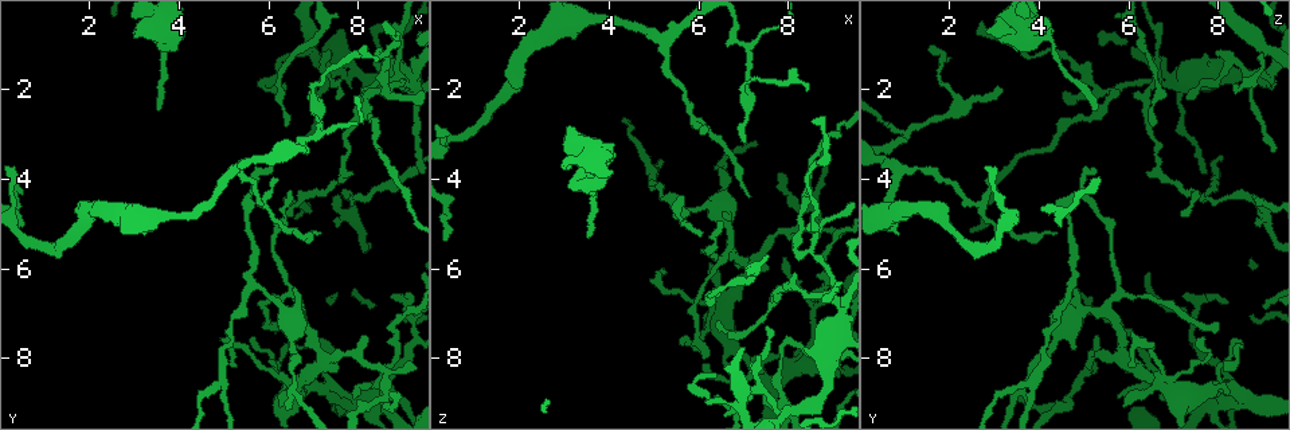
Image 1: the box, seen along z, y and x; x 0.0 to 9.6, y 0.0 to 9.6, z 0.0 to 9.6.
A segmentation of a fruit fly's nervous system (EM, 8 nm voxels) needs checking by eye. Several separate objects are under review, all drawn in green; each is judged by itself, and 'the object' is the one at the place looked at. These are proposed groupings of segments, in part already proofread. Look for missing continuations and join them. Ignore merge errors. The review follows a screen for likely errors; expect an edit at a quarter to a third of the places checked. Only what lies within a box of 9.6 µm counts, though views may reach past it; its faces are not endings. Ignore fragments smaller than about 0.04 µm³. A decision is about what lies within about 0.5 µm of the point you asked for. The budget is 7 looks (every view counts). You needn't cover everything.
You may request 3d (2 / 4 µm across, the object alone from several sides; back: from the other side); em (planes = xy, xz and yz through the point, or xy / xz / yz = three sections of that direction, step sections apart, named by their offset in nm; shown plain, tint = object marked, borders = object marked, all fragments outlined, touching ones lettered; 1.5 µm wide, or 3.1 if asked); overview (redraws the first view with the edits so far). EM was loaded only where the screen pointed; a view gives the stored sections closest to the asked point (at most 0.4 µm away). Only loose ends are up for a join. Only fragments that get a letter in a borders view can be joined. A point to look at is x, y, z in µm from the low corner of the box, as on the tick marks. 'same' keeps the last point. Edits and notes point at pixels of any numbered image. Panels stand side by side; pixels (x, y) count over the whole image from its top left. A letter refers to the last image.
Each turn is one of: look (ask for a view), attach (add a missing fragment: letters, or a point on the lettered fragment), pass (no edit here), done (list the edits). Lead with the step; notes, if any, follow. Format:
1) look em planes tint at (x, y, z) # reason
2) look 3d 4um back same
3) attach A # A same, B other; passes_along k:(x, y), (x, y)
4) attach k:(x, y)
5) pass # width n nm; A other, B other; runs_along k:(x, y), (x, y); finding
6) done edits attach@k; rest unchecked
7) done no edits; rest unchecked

look em xz step 8 tint at (8.45, 1.30, 2.00) # an open end

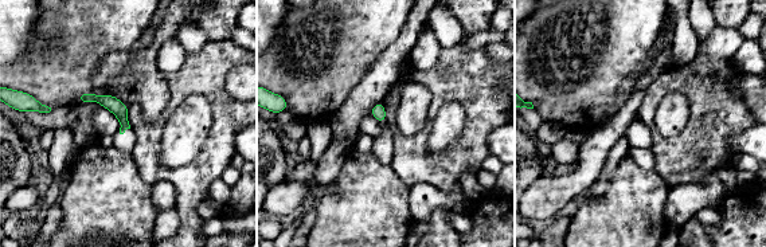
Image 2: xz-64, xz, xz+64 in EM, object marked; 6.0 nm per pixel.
look em planes borders same

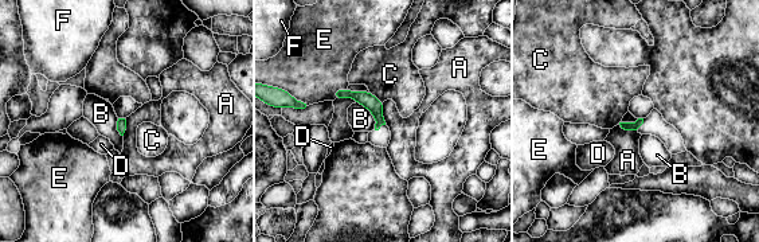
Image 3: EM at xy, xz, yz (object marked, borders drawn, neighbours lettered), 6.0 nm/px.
pass # A other, B other, C other, D other, E other, F other; runs_along 3:(336, 93), (363, 97), (380, 121); no lettered fragment goes on from it

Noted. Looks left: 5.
look em planes borders at (6.10, 3.95, 3.00) # thin end

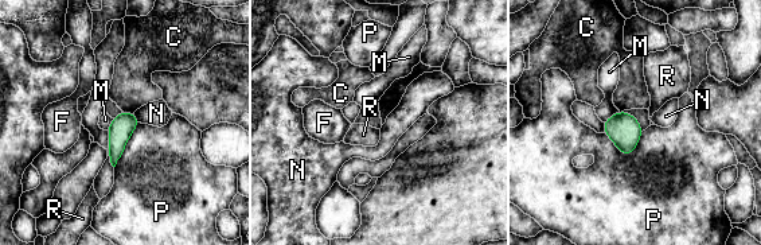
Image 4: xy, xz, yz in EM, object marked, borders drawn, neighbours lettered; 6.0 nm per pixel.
pass # C other, F other, M other, N other, P other, R other; border 4:(123, 111), (133, 113); none of them fits

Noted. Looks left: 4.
look 3d 4um at (3.10, 0.65, 2.85) # thick end

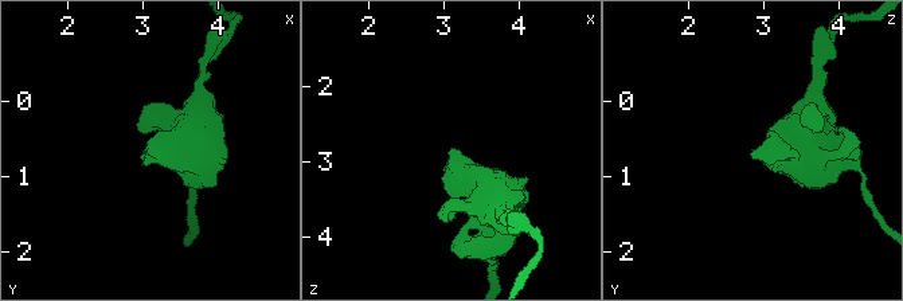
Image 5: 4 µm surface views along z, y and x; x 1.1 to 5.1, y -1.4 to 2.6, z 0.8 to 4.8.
look em planes plain at (3.15, 0.70, 2.85) # need the tissue

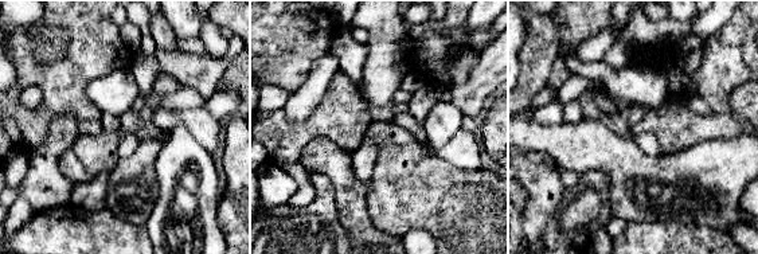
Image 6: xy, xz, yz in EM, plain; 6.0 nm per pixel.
look em planes borders same # what lies round it

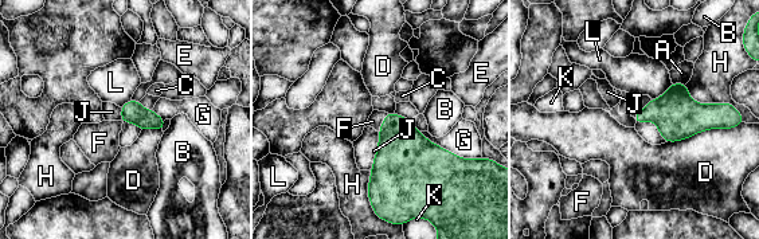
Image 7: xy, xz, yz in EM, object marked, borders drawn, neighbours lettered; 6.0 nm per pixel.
attach F # A other, B other, C other, D other, E other, F same, G other, H other, J other, K other, L other; passes_along 7:(405, 157), (383, 122), (376, 118); it goes on there

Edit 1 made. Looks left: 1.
done edits attach@7; rest unchecked

